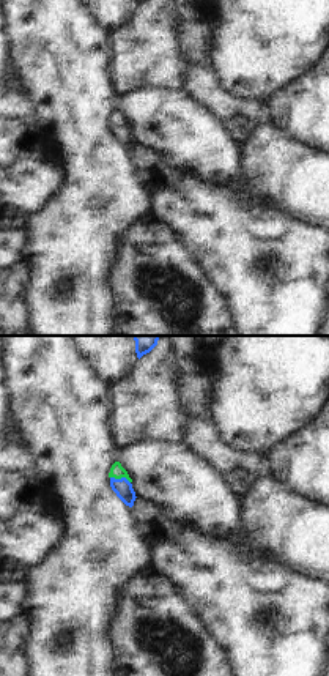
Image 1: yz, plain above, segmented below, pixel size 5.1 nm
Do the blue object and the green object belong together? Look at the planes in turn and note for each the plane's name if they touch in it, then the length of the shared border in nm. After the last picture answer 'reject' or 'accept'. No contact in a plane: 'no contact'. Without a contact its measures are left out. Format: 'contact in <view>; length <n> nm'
contact in yz; length 110 nm

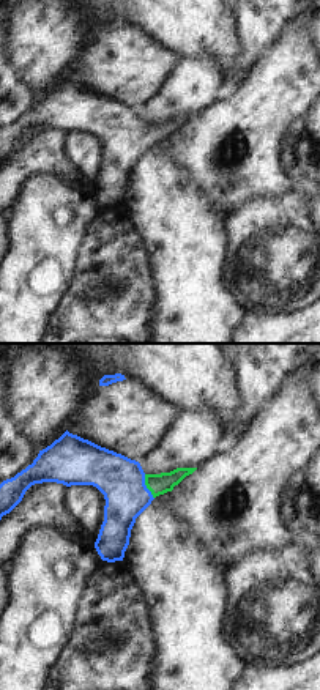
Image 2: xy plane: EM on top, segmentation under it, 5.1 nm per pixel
contact in xy; length 140 nm

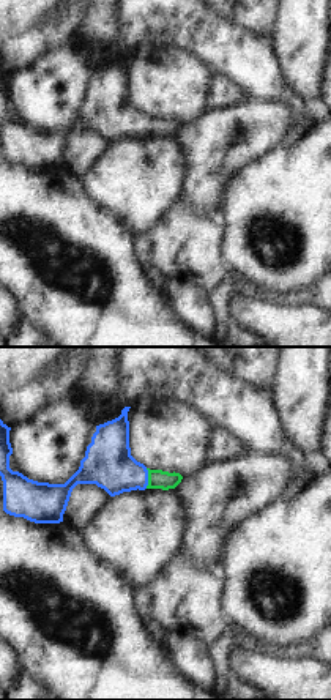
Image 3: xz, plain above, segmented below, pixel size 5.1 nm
contact in xz; length 100 nm

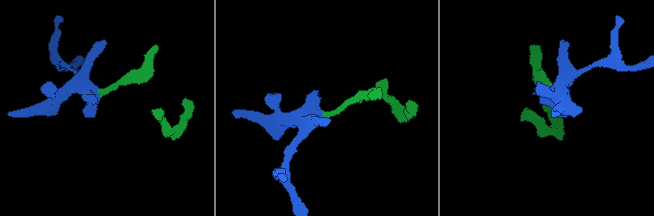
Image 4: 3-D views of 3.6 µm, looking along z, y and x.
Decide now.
accept

